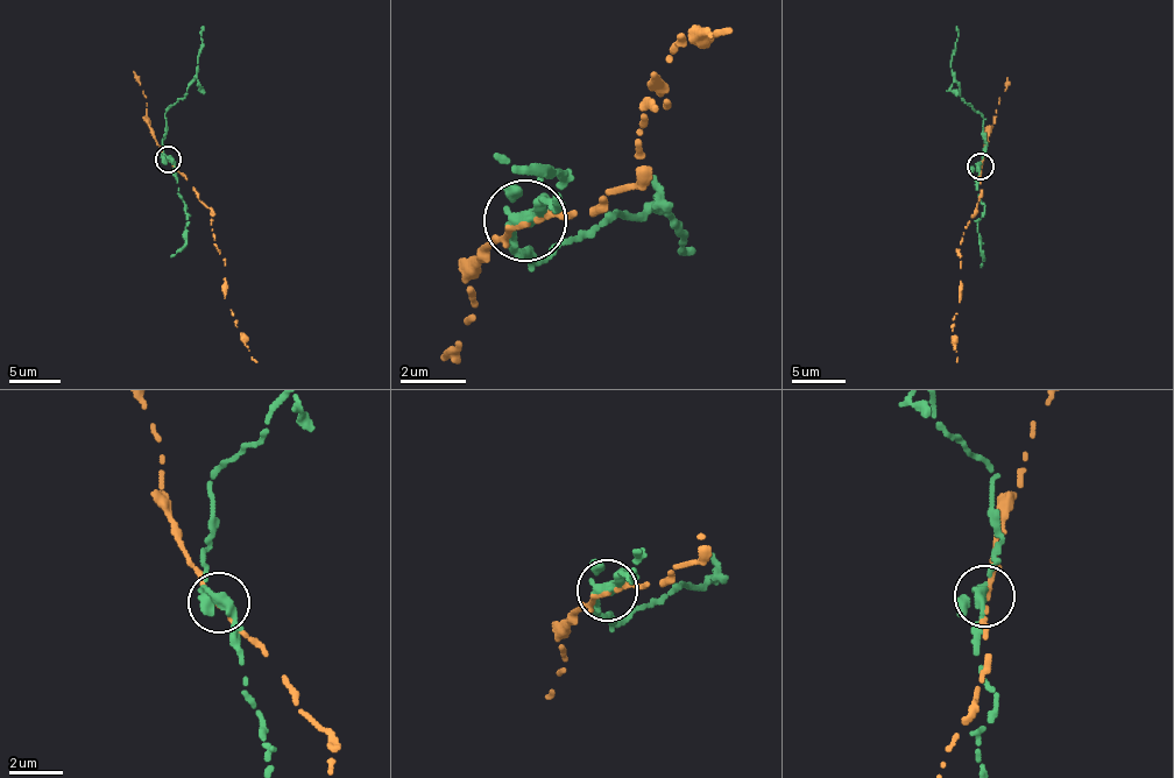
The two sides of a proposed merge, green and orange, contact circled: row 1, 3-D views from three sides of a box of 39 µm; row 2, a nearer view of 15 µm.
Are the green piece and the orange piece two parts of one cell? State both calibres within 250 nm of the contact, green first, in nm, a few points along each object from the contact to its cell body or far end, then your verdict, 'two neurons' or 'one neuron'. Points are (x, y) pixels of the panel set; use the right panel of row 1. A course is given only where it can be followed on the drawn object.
calibres 280 and 150 nm; course green (981, 168), (983, 118), (962, 98), (949, 61), (957, 26); course orange (981, 168), (975, 212), (964, 228), (959, 252), (960, 301), (954, 316), (953, 342), (956, 362); two neurons

